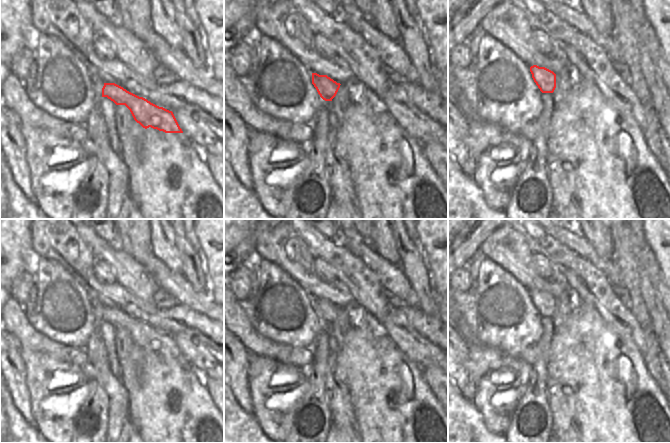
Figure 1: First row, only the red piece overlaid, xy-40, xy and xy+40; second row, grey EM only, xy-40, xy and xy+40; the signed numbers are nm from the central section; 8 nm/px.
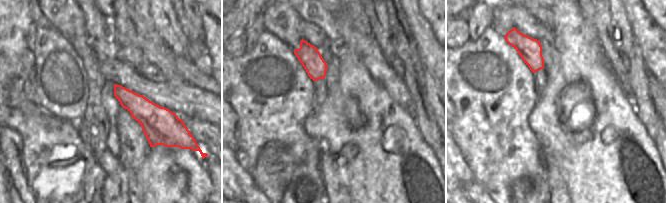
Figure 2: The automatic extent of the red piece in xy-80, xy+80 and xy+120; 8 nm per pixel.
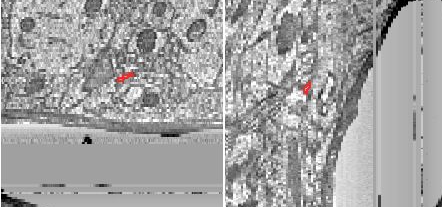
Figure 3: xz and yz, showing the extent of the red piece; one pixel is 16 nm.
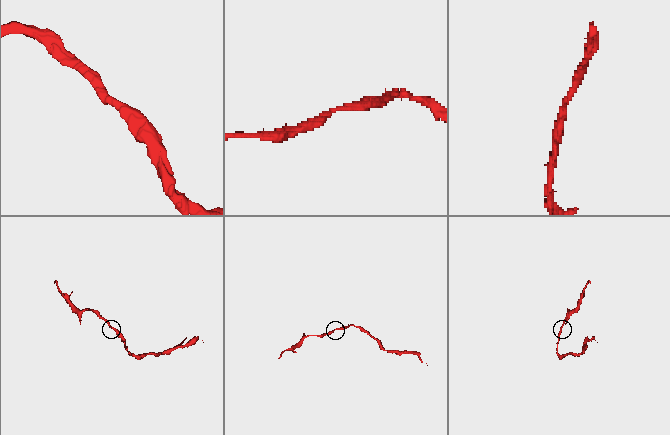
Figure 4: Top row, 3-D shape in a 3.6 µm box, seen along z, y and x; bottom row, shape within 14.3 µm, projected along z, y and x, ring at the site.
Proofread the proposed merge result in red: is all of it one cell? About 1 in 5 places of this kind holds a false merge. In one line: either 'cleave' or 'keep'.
keep

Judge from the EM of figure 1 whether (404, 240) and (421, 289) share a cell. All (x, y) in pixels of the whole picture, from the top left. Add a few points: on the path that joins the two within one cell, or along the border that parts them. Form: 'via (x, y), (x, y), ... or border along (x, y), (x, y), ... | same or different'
via (410, 252), (419, 277) | same

